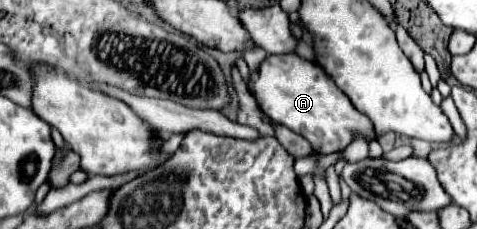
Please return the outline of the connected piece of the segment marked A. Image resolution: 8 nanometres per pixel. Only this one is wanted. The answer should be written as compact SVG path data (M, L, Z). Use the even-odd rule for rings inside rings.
M294 53L268 55L258 65L258 69L250 73L246 87L254 95L262 113L308 139L310 145L322 155L346 149L350 145L352 131L372 131L370 121L360 111L354 111L354 105L338 87L334 87L334 81L324 75L316 63L306 61Z

